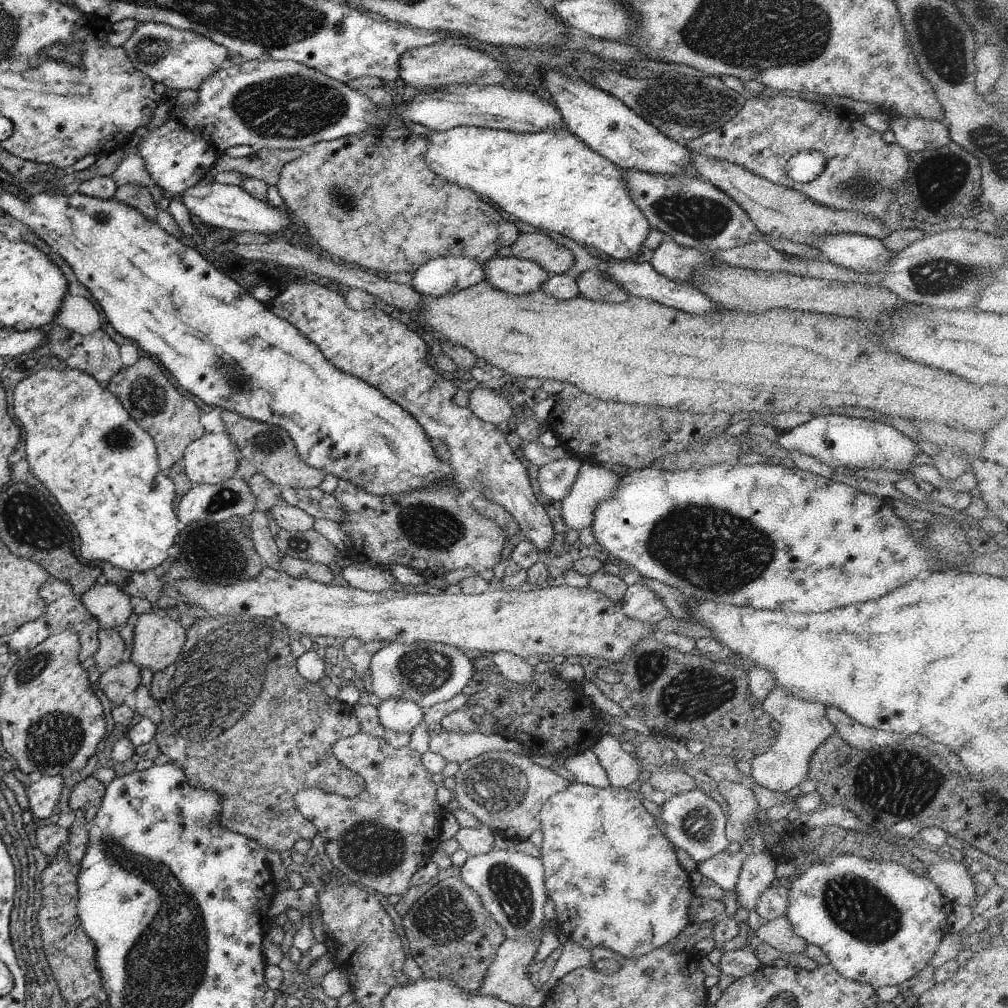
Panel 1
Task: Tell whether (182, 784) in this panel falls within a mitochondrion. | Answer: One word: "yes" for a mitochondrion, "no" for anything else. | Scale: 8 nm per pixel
no

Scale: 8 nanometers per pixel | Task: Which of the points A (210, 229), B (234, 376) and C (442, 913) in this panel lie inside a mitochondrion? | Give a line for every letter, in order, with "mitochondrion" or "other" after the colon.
A: other
B: mitochondrion
C: mitochondrion

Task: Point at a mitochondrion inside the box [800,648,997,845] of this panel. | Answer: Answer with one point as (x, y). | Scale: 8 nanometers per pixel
(877, 795)

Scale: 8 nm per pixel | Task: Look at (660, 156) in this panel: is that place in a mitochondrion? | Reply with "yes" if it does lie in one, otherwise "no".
no

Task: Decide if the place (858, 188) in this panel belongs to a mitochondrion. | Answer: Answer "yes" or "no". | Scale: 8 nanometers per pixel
yes

